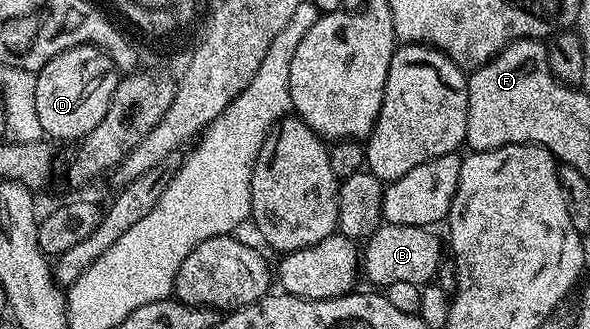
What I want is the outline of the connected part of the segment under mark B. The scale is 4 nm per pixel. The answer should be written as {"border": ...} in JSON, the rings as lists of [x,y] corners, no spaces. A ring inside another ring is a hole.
{"border":[[[382,224],[372,233],[371,238],[367,239],[365,248],[362,250],[362,270],[368,273],[368,278],[372,282],[377,282],[377,287],[387,288],[390,284],[398,284],[398,280],[406,284],[414,284],[421,288],[429,285],[437,277],[441,269],[440,263],[440,242],[432,235],[431,229],[422,226],[399,226]]]}

